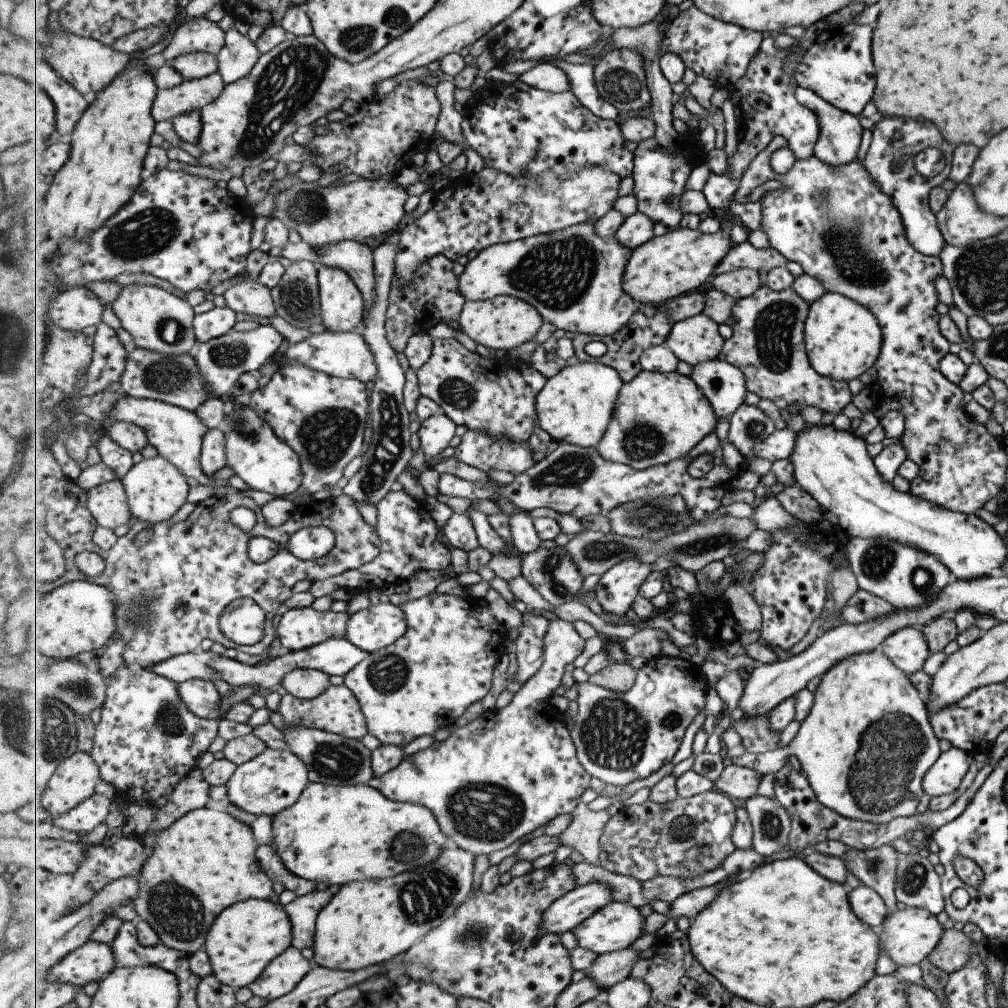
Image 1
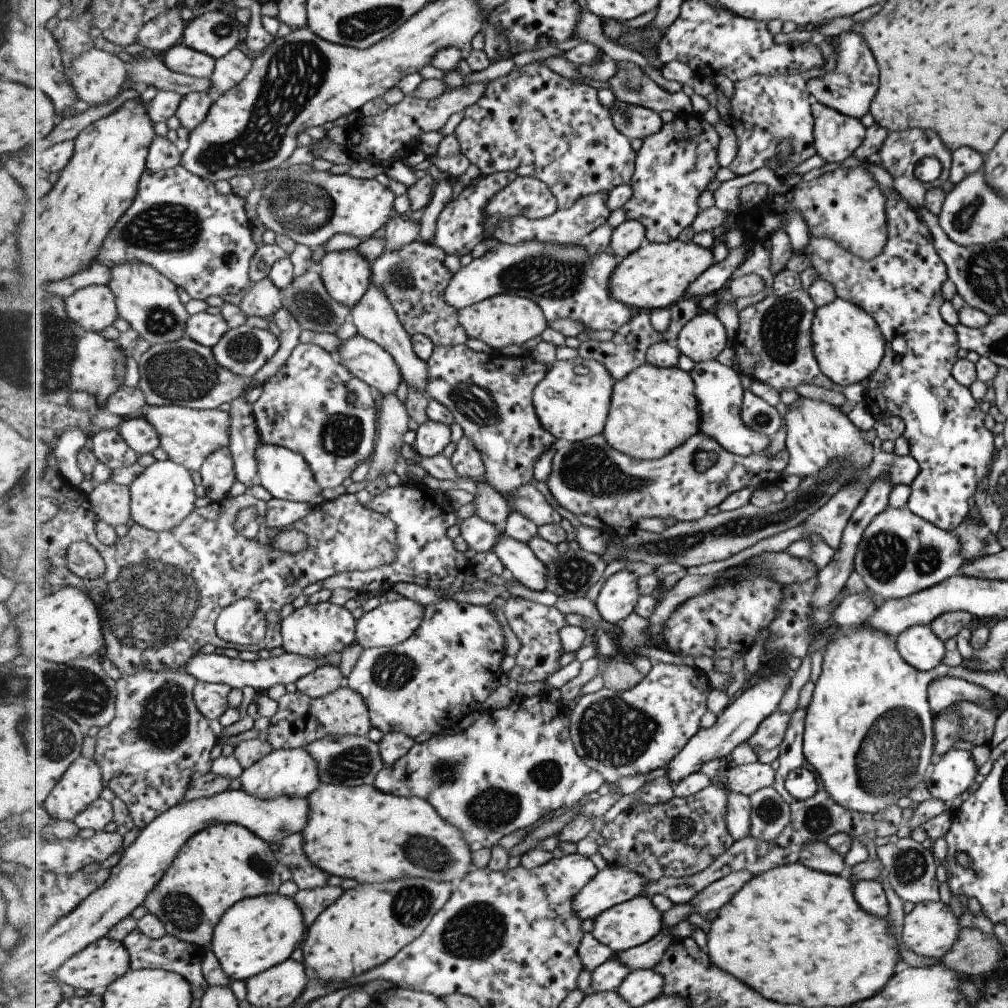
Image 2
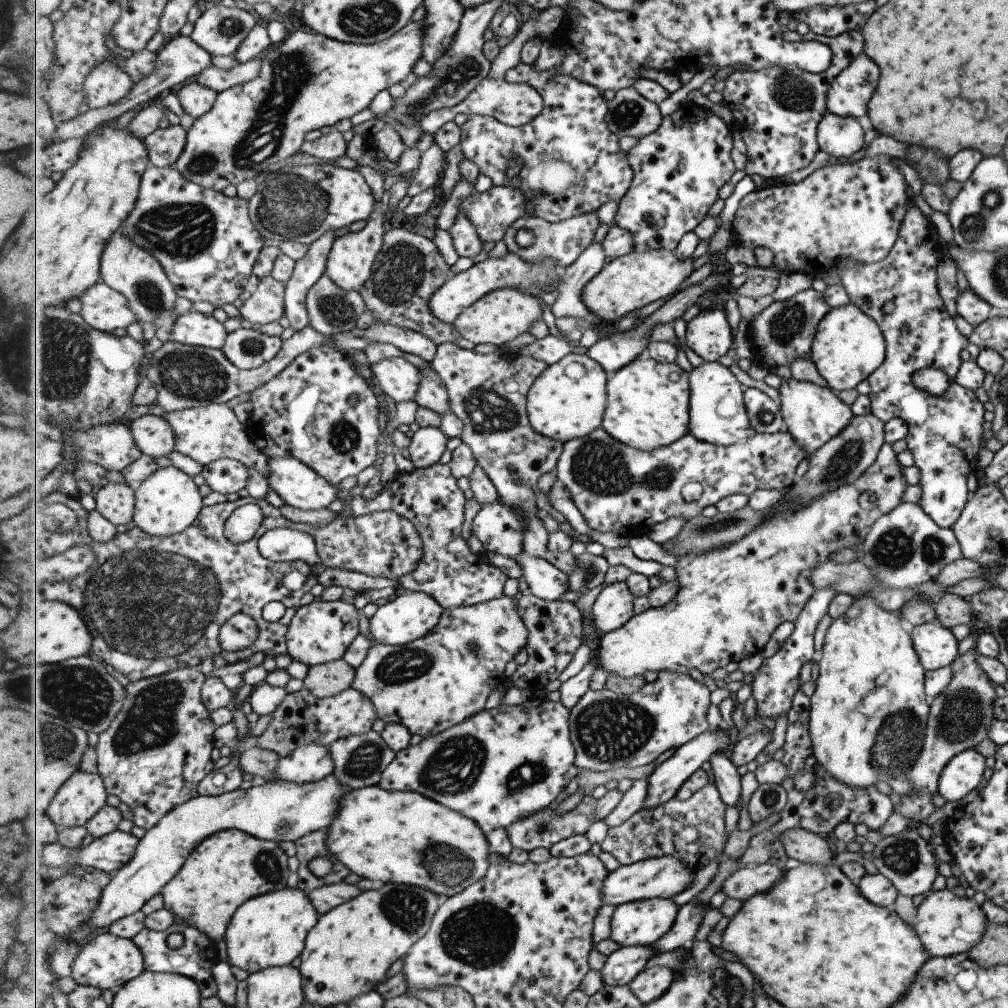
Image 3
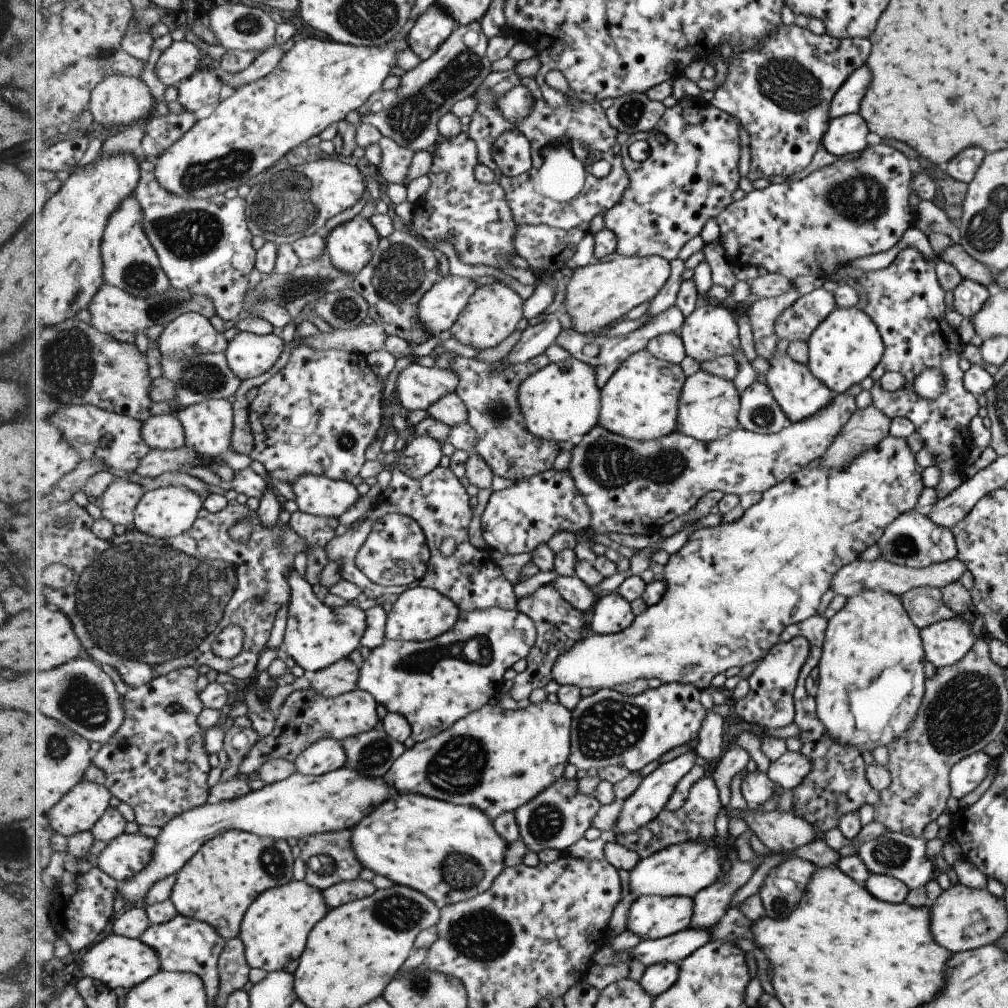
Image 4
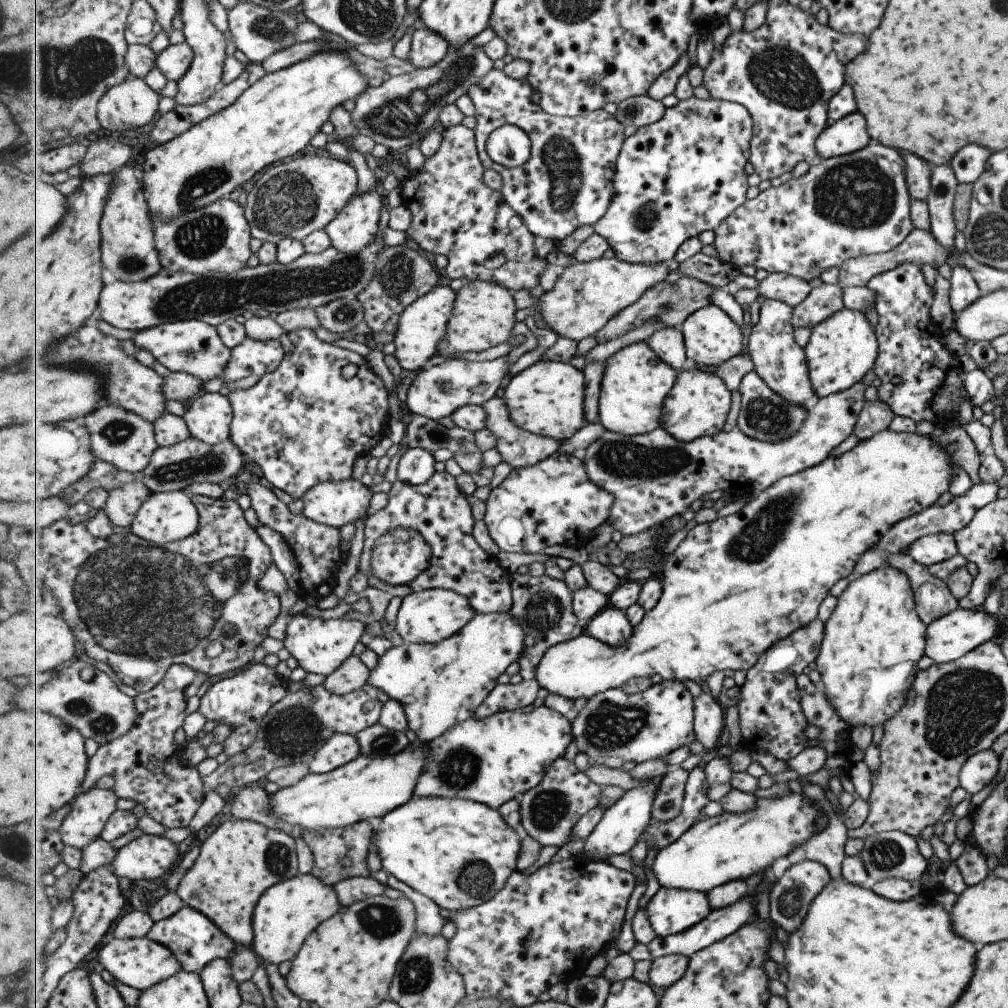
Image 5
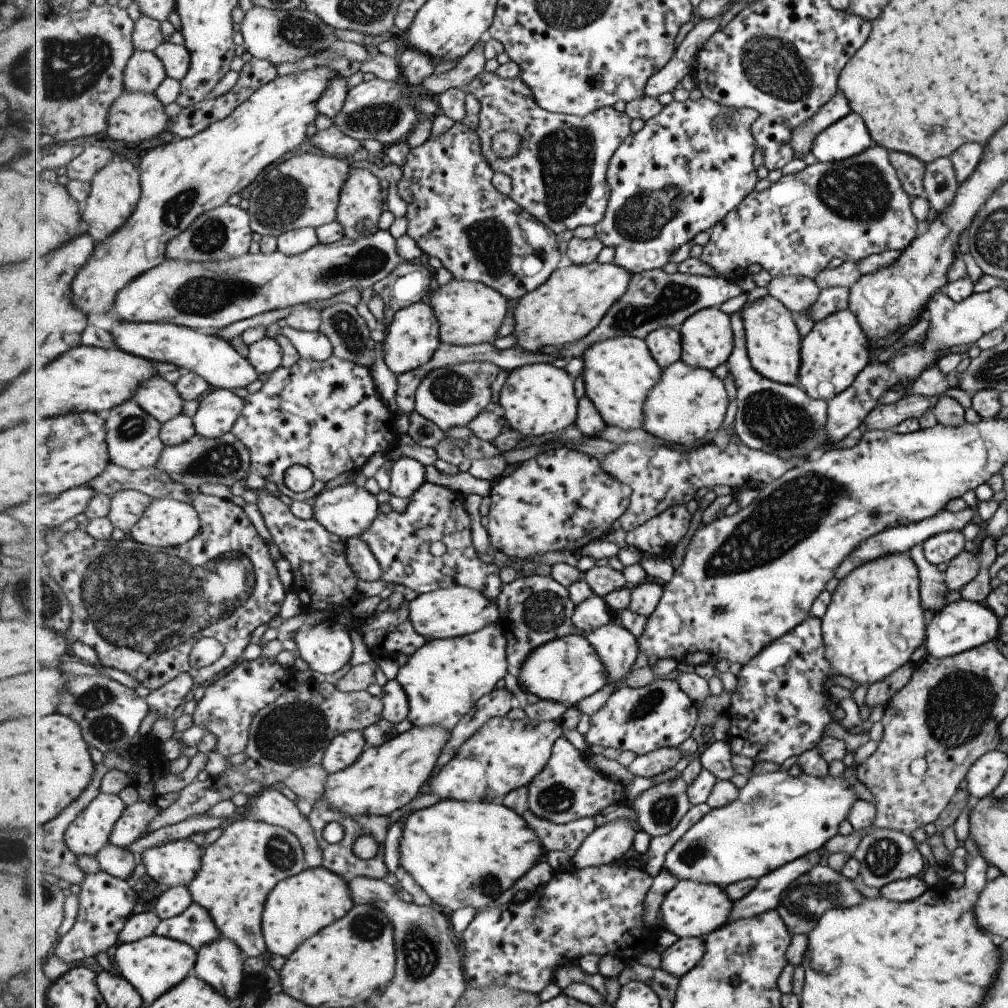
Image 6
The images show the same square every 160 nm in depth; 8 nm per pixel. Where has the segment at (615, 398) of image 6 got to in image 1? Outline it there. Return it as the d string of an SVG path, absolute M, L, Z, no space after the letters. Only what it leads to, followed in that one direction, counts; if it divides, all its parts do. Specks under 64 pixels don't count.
M643 370L631 382L624 383L615 416L597 448L607 460L628 464L639 470L663 466L688 455L707 435L715 432L717 421L712 403L693 377L676 371L667 374Z

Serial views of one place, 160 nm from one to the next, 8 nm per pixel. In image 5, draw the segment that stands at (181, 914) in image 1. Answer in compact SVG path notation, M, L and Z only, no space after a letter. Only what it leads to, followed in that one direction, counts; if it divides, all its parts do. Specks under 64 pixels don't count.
M247 819L227 820L201 844L198 858L180 879L177 891L185 905L192 906L206 914L236 942L237 946L243 945L253 950L255 936L253 917L257 903L274 884L300 875L299 847L300 845L291 838L287 830L272 829Z

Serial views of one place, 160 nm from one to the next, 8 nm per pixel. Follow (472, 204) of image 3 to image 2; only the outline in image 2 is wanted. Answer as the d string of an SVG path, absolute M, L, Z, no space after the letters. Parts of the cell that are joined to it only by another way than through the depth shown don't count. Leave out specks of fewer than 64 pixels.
M518 176L487 203L484 229L488 238L494 238L503 221L515 217L540 219L555 214L558 209L557 197L546 182L535 177Z

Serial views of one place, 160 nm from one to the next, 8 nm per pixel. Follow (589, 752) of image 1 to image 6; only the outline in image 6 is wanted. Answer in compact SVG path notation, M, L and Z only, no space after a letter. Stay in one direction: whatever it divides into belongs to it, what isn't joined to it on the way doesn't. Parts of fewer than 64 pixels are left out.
M655 679L651 684L638 689L623 684L602 710L591 716L590 730L584 736L585 742L593 751L620 748L631 750L637 755L646 755L660 748L681 746L697 726L697 709L696 702L675 679Z

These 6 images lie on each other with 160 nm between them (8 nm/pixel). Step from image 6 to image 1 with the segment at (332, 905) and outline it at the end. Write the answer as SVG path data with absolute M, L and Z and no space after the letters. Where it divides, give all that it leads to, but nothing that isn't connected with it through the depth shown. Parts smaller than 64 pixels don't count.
M247 899L228 906L213 923L205 949L214 975L235 990L259 979L278 956L292 946L293 925L285 905L267 899Z

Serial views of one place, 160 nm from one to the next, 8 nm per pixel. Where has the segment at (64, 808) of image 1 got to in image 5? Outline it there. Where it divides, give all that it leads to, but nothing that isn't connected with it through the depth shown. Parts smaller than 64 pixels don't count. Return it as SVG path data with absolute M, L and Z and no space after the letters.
M95 786L86 793L81 790L81 793L71 802L71 812L65 818L60 830L66 846L83 850L101 838L108 820L112 818L112 814L117 810L117 800L119 800L119 797L114 789L102 789Z

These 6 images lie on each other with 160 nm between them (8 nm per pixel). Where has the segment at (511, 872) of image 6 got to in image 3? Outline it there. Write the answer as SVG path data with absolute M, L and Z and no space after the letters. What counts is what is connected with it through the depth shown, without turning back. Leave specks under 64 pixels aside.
M375 785L349 790L341 799L341 806L334 823L326 830L327 844L333 856L337 856L351 872L362 878L423 887L444 899L477 884L491 866L488 836L480 824L420 792L388 791Z

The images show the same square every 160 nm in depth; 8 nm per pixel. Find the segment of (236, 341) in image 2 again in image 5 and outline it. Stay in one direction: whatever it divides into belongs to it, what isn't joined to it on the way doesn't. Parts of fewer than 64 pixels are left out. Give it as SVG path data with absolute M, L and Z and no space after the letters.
M246 337L240 345L232 349L226 381L247 378L251 374L259 377L276 371L285 359L285 350L277 339L271 341L256 341Z

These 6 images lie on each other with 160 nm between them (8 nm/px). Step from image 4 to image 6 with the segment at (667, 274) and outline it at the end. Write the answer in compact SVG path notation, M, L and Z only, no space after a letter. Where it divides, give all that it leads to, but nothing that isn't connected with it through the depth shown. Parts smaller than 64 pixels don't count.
M592 262L576 265L563 263L543 286L522 296L514 308L517 347L530 353L539 353L543 346L563 347L567 342L579 342L603 320L617 300L629 288L632 273L615 263Z

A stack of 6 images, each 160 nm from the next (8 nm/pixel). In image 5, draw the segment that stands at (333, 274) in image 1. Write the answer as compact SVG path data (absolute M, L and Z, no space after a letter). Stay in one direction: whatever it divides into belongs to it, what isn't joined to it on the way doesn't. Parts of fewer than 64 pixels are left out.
M373 189L366 193L356 194L348 207L337 216L336 220L328 225L327 230L332 241L332 246L337 251L349 254L356 254L364 251L366 247L373 245L378 240L381 232L380 221L382 220L383 198L377 190Z

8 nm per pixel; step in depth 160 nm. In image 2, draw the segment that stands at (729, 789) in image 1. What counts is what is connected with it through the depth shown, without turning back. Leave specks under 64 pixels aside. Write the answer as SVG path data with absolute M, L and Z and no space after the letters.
M761 762L747 765L729 764L726 780L731 791L740 792L750 797L762 788L774 786L776 769Z

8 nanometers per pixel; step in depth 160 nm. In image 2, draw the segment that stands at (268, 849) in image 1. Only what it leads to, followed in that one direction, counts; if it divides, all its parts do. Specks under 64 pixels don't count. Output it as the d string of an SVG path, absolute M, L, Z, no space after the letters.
M302 832L289 835L282 840L280 850L276 855L283 866L289 867L292 872L291 878L301 889L314 889L329 884L332 874L313 864L313 861L307 856Z

